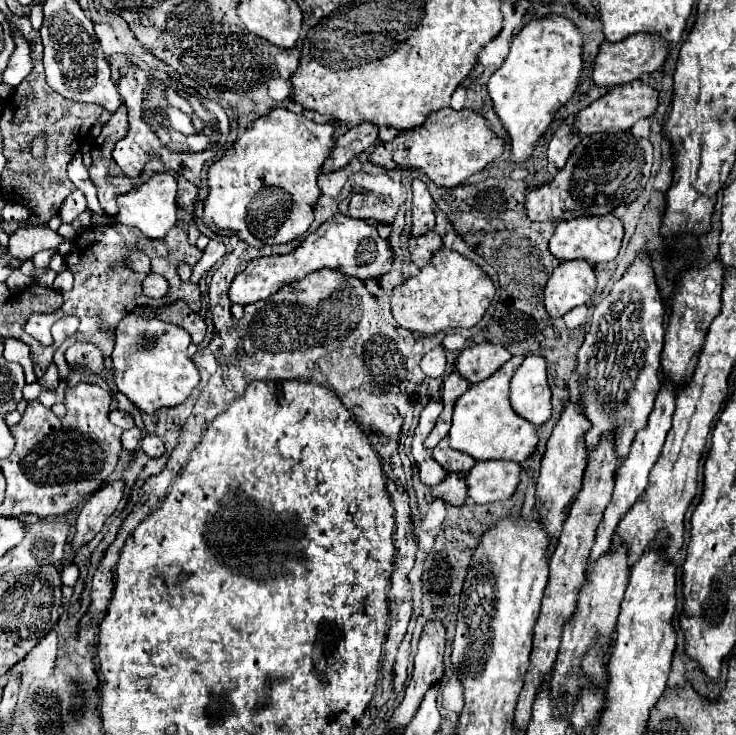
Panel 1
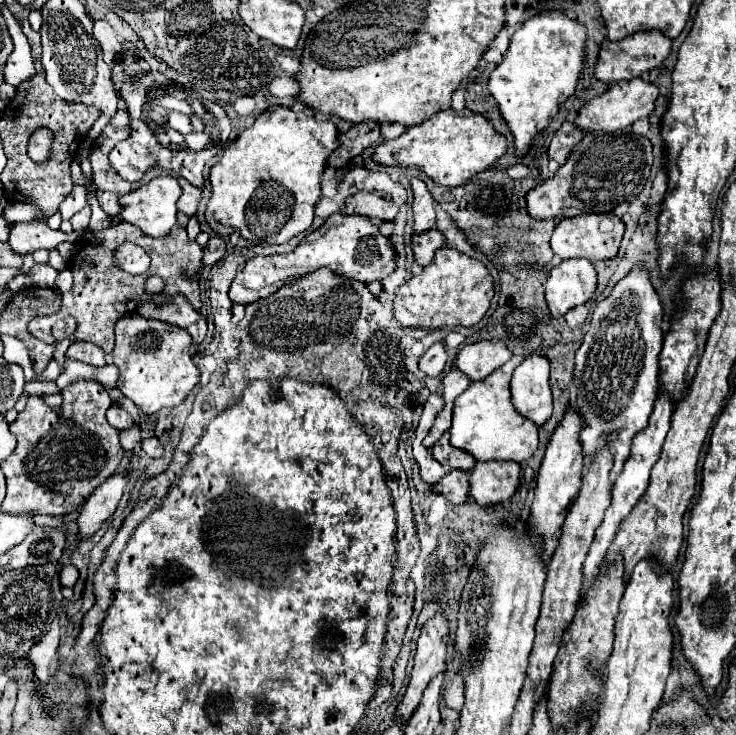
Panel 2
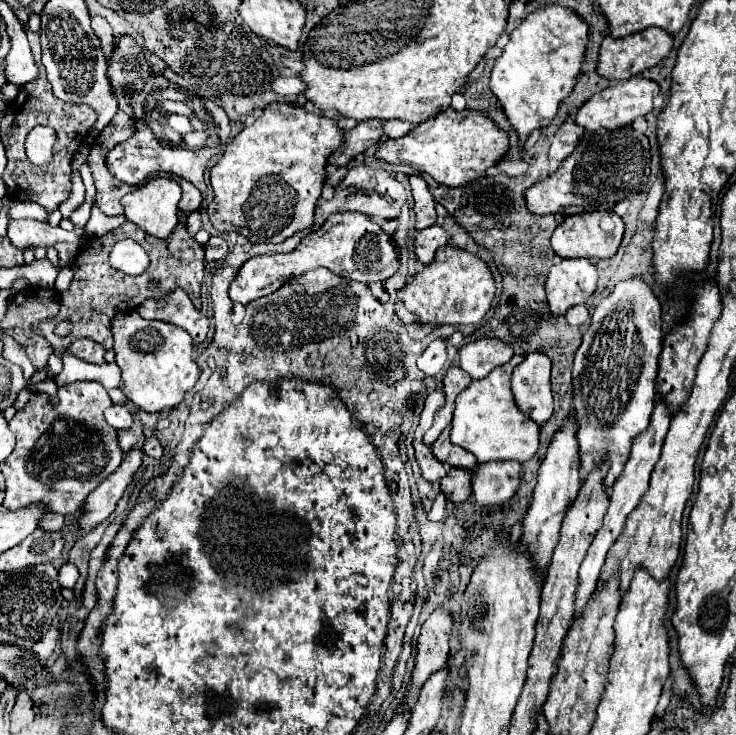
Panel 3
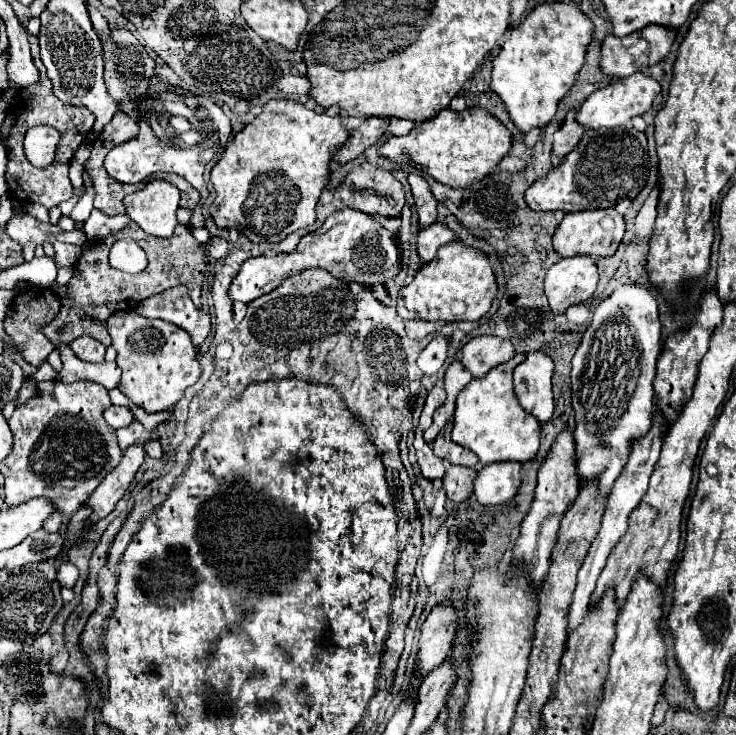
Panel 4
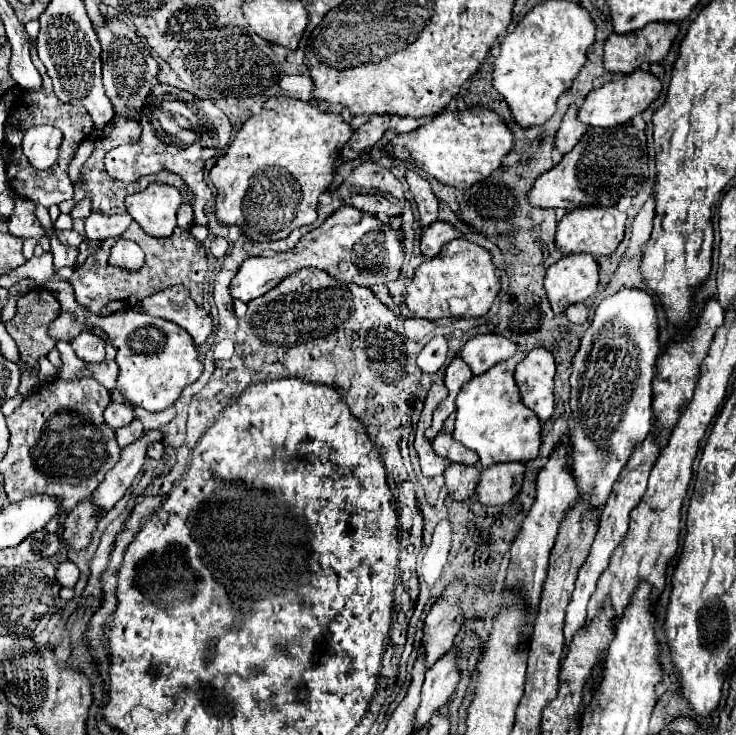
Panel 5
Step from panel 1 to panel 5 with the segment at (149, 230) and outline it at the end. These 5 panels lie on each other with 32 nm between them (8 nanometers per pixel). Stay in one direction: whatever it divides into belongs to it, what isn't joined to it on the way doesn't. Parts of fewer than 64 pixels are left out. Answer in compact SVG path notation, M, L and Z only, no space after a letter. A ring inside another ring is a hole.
M152 184L144 192L126 198L128 214L150 236L172 236L176 228L176 212L182 204L178 188L168 184Z

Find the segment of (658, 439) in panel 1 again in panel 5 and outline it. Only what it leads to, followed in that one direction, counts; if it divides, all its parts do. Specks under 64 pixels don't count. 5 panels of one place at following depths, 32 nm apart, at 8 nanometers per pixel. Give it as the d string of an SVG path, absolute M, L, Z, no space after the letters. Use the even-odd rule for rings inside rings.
M648 436L638 448L636 452L630 456L628 464L624 466L624 472L620 472L616 484L614 484L614 490L606 502L606 506L602 508L600 512L600 522L598 522L598 532L596 532L596 538L592 542L592 548L590 548L590 554L586 558L586 562L582 564L580 572L578 572L578 580L576 580L576 590L572 594L572 600L566 608L566 620L564 620L564 650L562 650L562 658L568 656L568 650L570 650L570 644L572 644L572 638L574 634L584 626L584 620L586 620L586 604L590 600L590 596L594 594L596 590L596 582L600 578L600 574L608 568L608 562L616 550L616 546L620 544L620 540L626 536L628 532L628 522L630 522L630 512L632 508L638 504L638 500L644 496L646 492L646 484L648 484L648 474L650 474L650 468L652 464L656 462L660 454L660 448L656 444L656 440L652 436Z

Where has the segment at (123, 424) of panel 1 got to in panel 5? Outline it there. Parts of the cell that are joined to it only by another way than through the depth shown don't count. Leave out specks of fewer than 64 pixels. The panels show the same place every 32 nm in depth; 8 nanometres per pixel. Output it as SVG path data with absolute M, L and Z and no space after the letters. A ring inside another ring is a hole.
M110 402L104 410L104 420L108 426L112 426L114 430L128 426L128 422L134 420L134 408L128 402Z

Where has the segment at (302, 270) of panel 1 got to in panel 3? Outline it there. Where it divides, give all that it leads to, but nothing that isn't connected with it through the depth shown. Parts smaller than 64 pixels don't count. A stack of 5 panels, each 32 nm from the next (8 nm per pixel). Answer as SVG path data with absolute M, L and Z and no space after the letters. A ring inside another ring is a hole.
M336 212L316 232L304 236L294 252L256 256L252 260L246 260L234 282L230 284L230 298L234 302L248 304L256 298L276 292L288 278L298 276L306 270L314 270L318 266L324 266L346 280L372 284L384 282L394 276L400 268L400 258L394 238L386 234L376 222L372 222L370 216L364 216L360 212Z

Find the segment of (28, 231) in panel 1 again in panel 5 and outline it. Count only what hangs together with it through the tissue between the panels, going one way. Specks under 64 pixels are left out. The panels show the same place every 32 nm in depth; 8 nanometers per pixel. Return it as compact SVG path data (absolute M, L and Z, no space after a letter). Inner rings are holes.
M17 197L14 204L14 214L8 220L8 230L22 238L36 238L44 236L44 230L34 214L34 202ZM55 229L55 232L62 244L72 246L72 248L78 248L84 241L84 237L78 234L78 232L74 232L74 230L62 230L61 232Z

